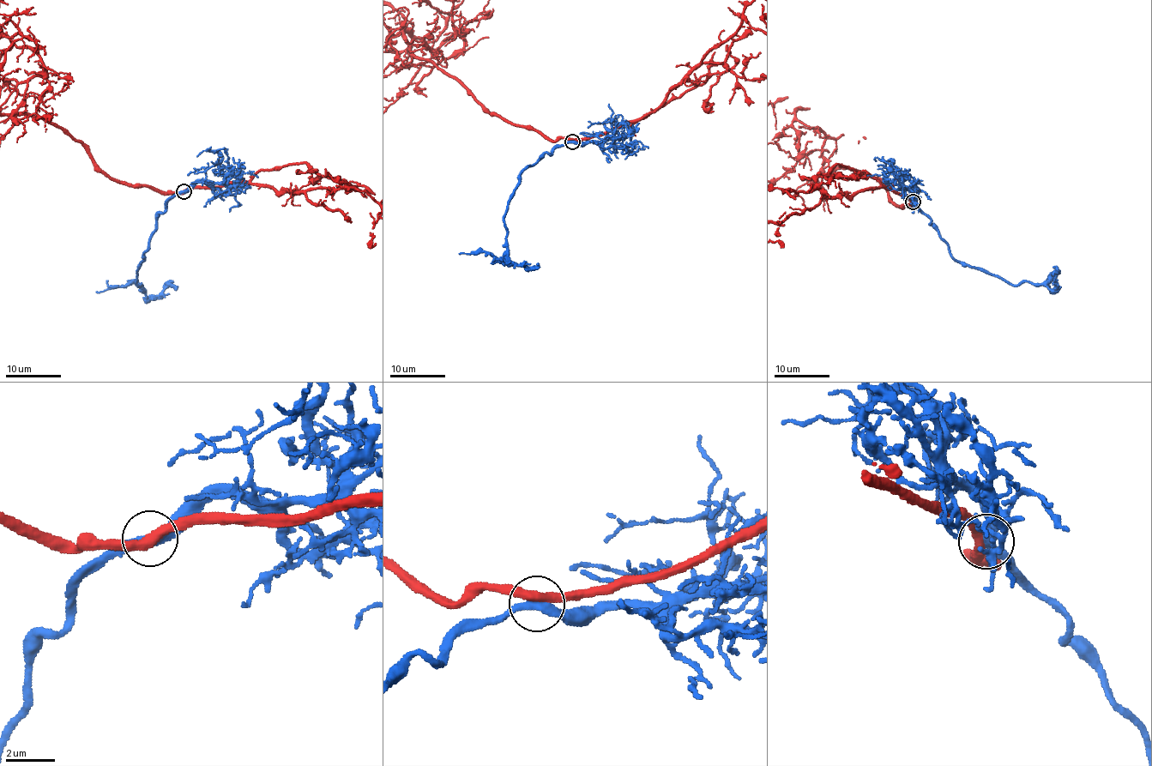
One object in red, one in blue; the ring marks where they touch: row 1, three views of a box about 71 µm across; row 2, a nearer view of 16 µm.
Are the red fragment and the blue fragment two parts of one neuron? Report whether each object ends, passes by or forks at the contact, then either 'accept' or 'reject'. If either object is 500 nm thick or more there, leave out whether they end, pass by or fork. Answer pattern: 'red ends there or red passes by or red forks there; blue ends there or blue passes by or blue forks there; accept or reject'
red passes by; blue passes by; reject

